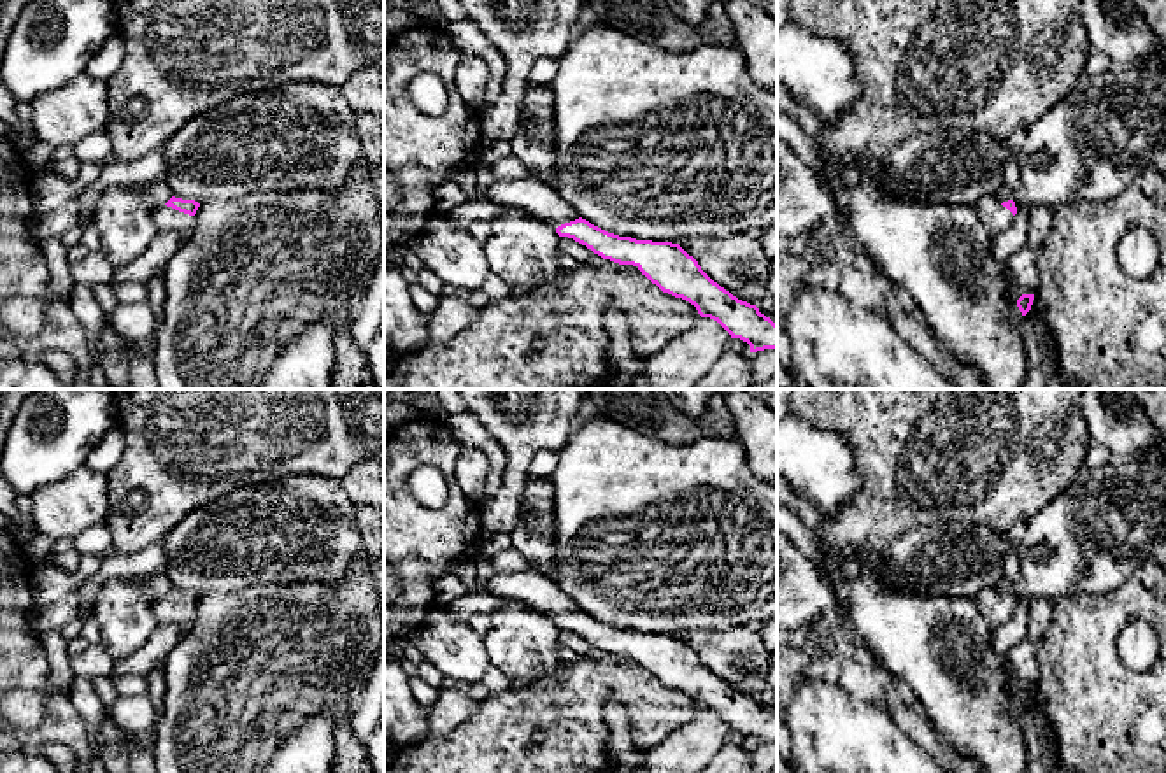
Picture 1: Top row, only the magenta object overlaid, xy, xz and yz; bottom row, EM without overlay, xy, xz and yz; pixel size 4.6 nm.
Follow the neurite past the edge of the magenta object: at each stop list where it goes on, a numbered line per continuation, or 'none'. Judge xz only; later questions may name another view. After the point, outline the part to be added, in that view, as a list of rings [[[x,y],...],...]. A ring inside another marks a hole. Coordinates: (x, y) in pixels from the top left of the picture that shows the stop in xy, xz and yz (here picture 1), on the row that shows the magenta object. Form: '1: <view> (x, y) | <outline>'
1: xz (532, 195) | [[[537,177],[494,181],[484,196],[503,207],[517,207],[554,228],[580,217],[551,184]]]

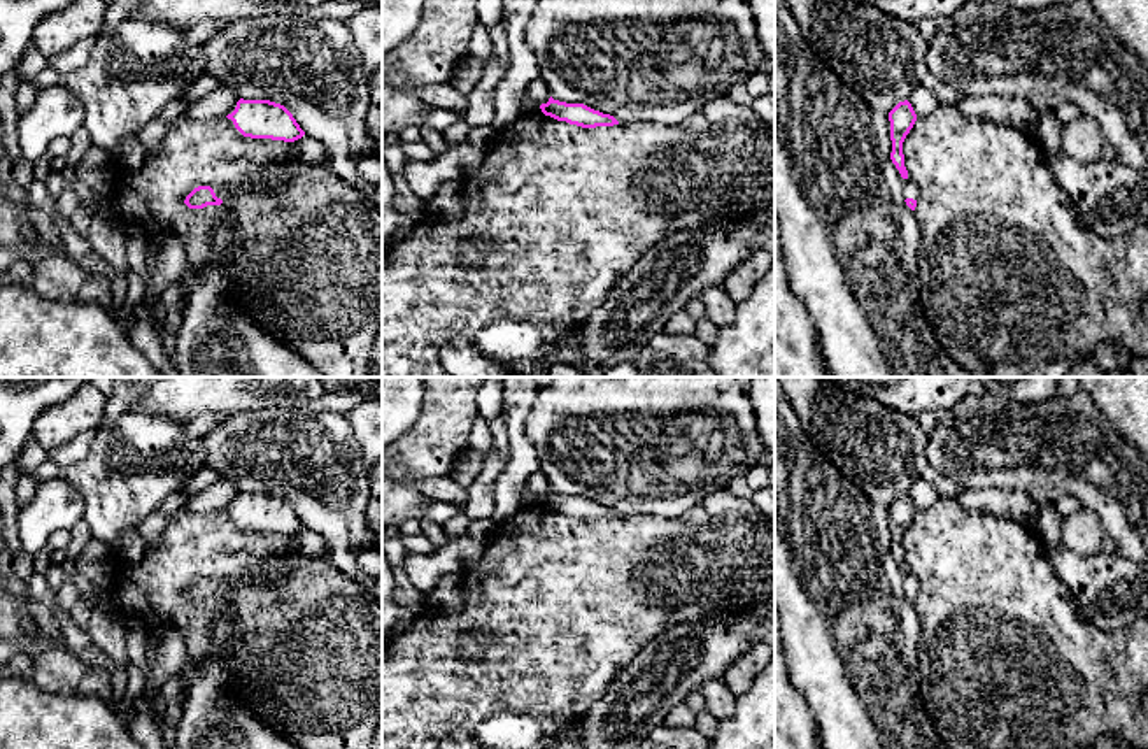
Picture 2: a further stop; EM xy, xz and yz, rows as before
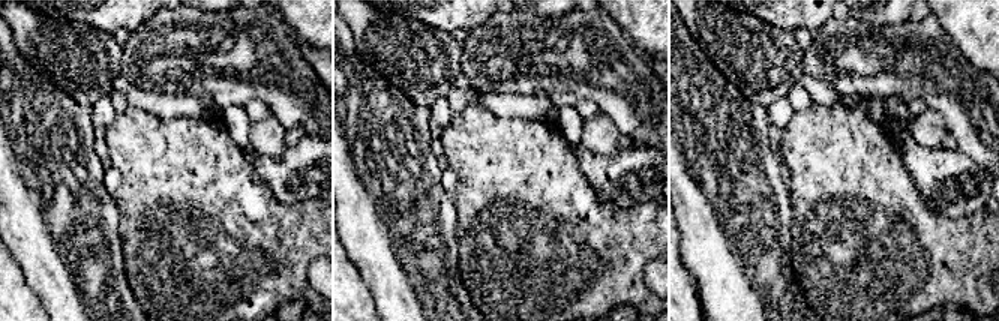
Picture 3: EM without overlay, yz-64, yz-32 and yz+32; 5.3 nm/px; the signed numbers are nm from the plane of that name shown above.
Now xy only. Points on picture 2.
none

